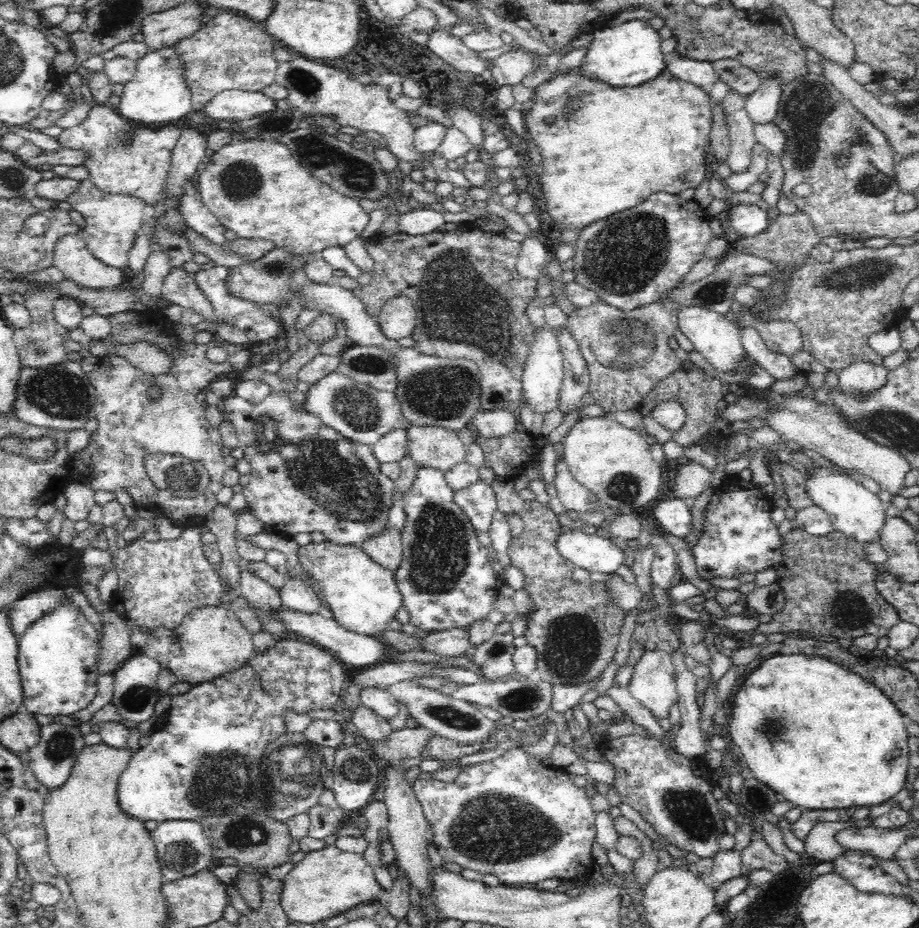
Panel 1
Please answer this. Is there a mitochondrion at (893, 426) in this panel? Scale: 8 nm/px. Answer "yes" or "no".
yes

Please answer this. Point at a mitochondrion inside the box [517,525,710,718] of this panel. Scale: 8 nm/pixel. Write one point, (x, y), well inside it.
(572, 644)

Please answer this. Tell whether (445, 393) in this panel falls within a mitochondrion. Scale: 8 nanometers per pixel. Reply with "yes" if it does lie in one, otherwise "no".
yes

